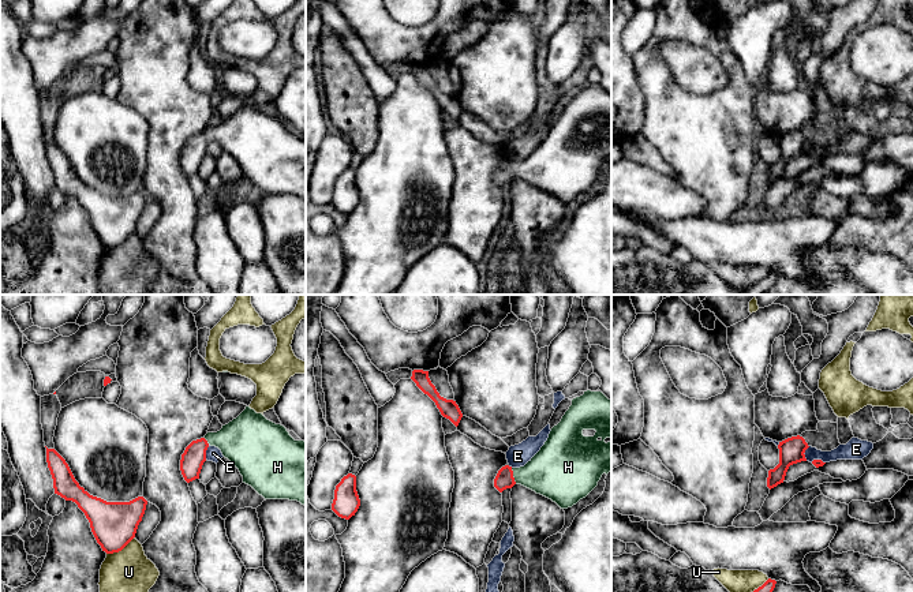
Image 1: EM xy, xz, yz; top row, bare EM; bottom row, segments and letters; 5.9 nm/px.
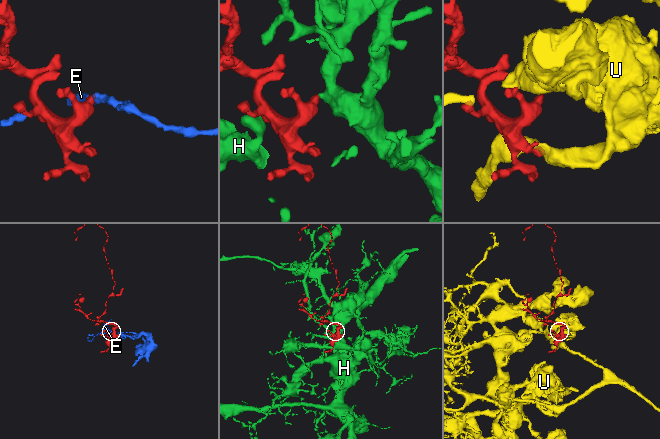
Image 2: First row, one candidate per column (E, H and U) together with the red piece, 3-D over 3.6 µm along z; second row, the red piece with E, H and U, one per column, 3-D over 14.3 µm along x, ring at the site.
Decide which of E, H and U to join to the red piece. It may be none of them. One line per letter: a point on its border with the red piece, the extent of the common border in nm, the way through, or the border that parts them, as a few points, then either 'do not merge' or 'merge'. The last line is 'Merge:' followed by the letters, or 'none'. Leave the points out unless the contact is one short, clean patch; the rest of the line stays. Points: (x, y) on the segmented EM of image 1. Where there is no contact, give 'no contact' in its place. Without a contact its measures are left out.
E: xy (205, 452) | 90 nm | along xy (209, 445), (205, 459) | do not merge
H: xz (512, 476) | 100 nm | across xz (504, 479), (512, 476), (554, 472) | merge
U: xy (120, 550) | 200 nm | do not merge
Merge: H

